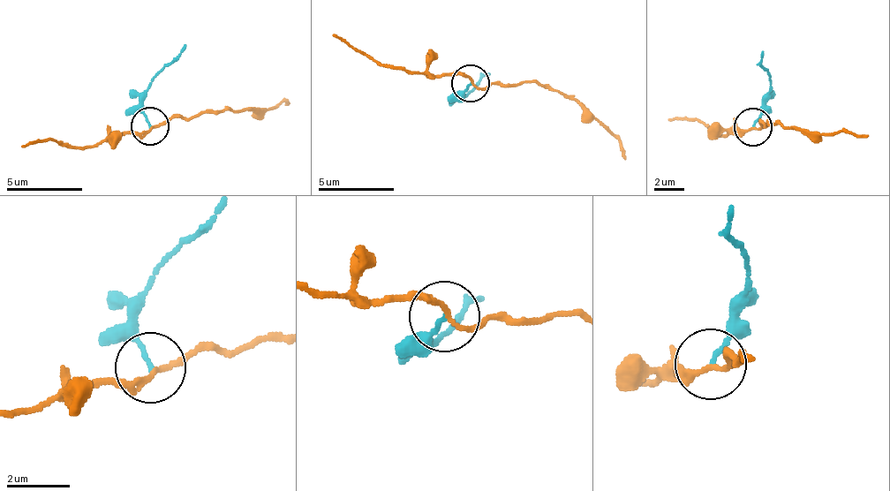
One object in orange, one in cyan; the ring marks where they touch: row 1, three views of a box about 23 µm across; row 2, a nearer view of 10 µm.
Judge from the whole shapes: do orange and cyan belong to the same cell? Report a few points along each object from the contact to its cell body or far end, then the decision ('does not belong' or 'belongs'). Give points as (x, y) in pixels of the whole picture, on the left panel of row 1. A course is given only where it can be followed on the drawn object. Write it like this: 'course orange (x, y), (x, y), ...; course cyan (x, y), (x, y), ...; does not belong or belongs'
course orange (150, 124), (287, 102); course cyan (150, 124), (144, 109), (150, 78), (187, 45); does not belong

